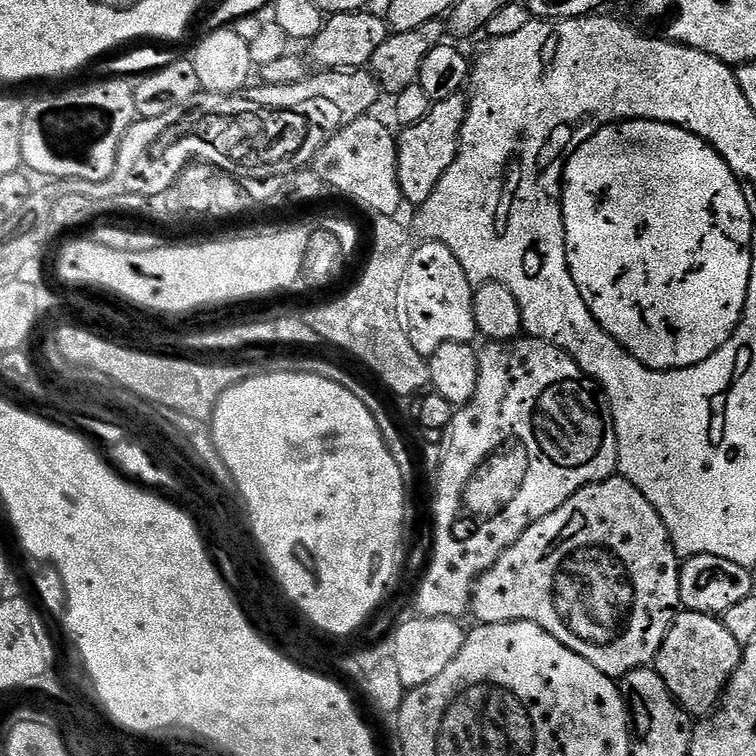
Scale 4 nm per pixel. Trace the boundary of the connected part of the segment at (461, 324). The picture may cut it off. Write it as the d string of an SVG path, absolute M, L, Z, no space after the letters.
M433 240L417 243L412 249L410 266L406 266L406 274L398 286L398 318L402 322L402 330L406 330L406 338L410 338L410 346L414 346L420 356L427 358L446 342L472 344L478 336L473 295L474 286L466 278L458 258L454 258L449 248Z

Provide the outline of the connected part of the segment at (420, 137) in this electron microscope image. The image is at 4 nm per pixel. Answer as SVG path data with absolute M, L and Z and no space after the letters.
M457 94L433 103L431 110L422 118L422 122L409 124L399 133L396 141L398 154L398 182L400 195L412 206L419 206L434 194L434 186L442 182L442 174L450 170L454 158L460 149L460 131L468 113L468 100Z

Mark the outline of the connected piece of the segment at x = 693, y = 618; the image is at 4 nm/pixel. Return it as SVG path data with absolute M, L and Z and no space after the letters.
M681 610L672 619L670 630L658 650L654 667L666 682L670 694L693 718L704 718L716 711L730 678L740 664L742 646L726 630L723 619Z

